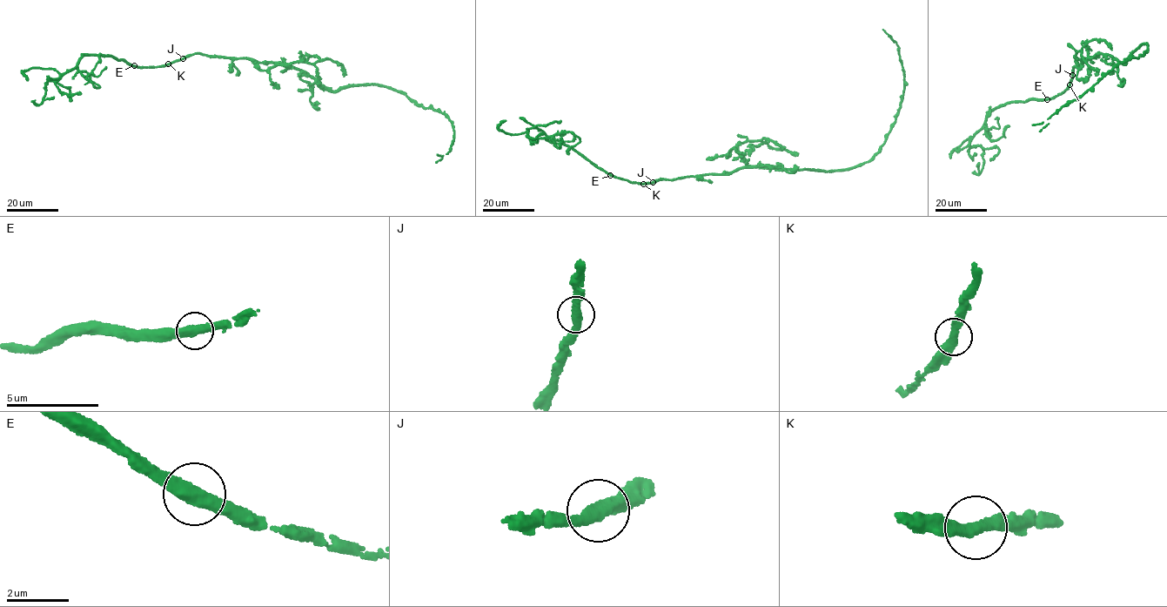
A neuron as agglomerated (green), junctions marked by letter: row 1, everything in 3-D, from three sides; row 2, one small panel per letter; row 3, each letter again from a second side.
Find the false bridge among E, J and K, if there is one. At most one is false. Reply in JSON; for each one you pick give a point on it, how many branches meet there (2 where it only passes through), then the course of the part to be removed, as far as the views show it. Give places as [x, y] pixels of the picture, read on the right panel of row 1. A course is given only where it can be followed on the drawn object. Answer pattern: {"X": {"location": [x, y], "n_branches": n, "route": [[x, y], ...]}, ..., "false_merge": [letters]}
{"false_merge": []}

